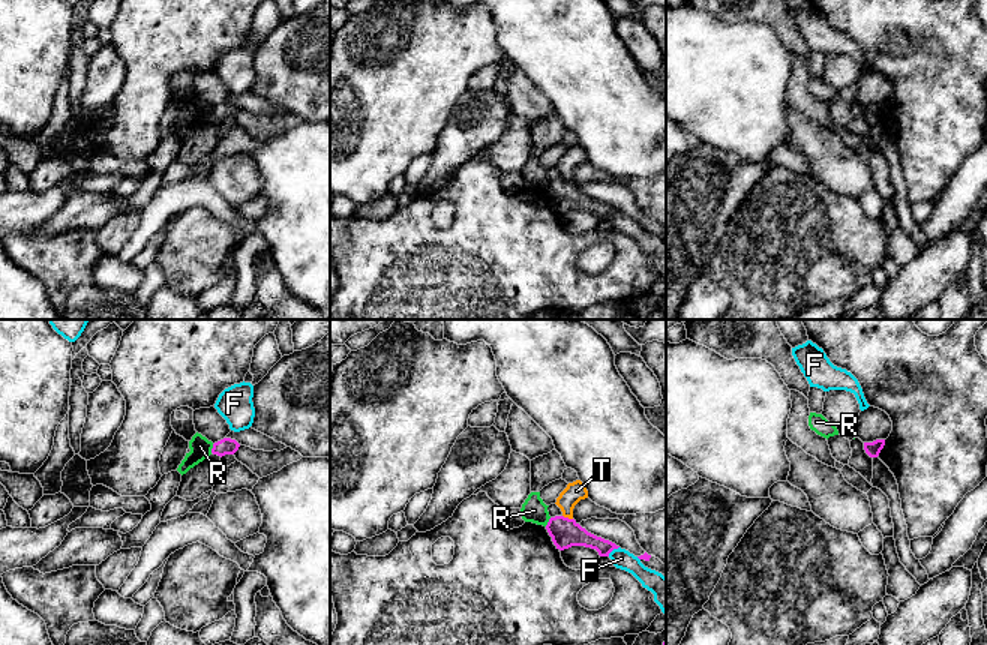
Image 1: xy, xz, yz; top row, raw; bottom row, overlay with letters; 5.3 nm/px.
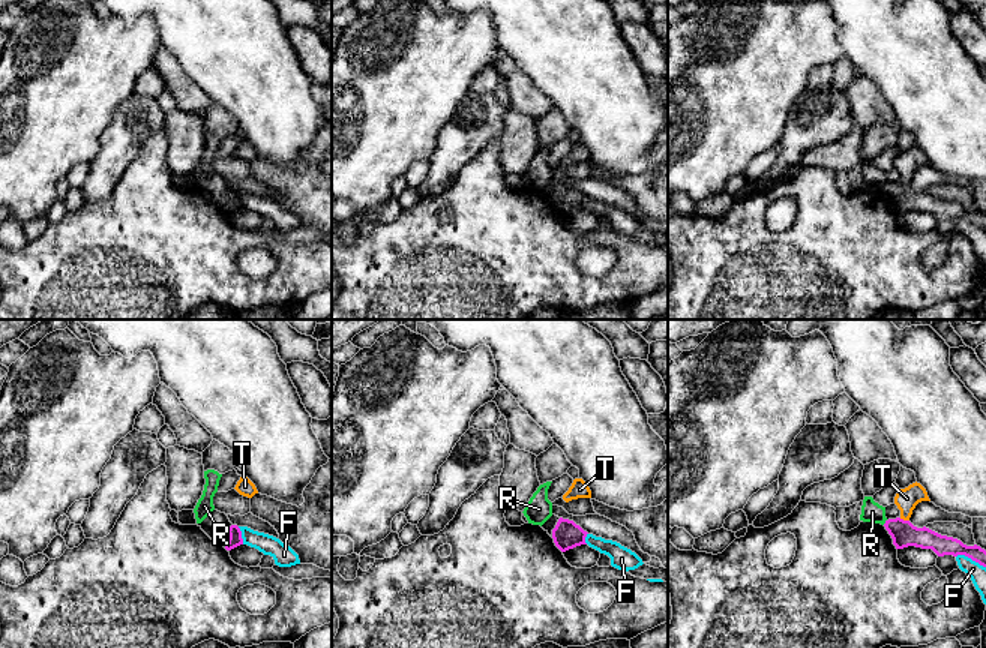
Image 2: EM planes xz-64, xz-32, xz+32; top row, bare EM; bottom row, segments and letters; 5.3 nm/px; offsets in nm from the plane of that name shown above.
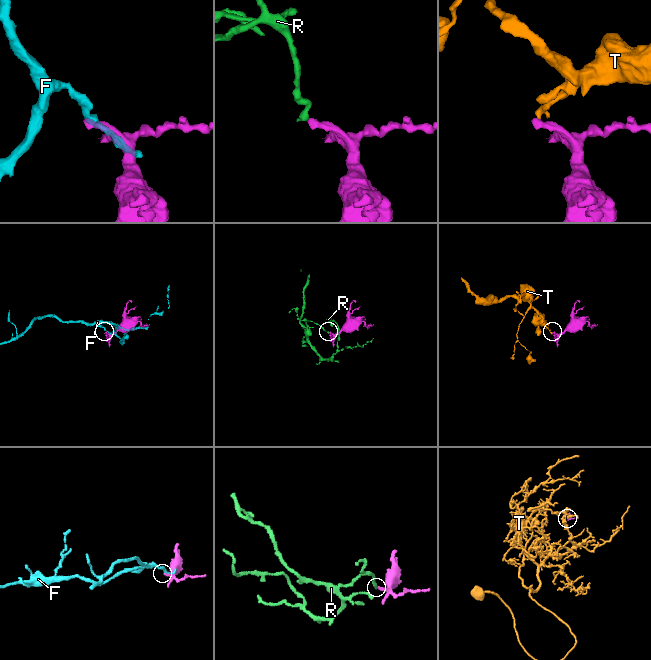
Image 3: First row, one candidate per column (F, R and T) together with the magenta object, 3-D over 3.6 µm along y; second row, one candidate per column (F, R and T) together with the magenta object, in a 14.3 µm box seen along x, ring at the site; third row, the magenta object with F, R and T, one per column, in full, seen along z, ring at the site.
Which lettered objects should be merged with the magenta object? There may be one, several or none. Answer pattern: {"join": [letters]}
{"join": []}

